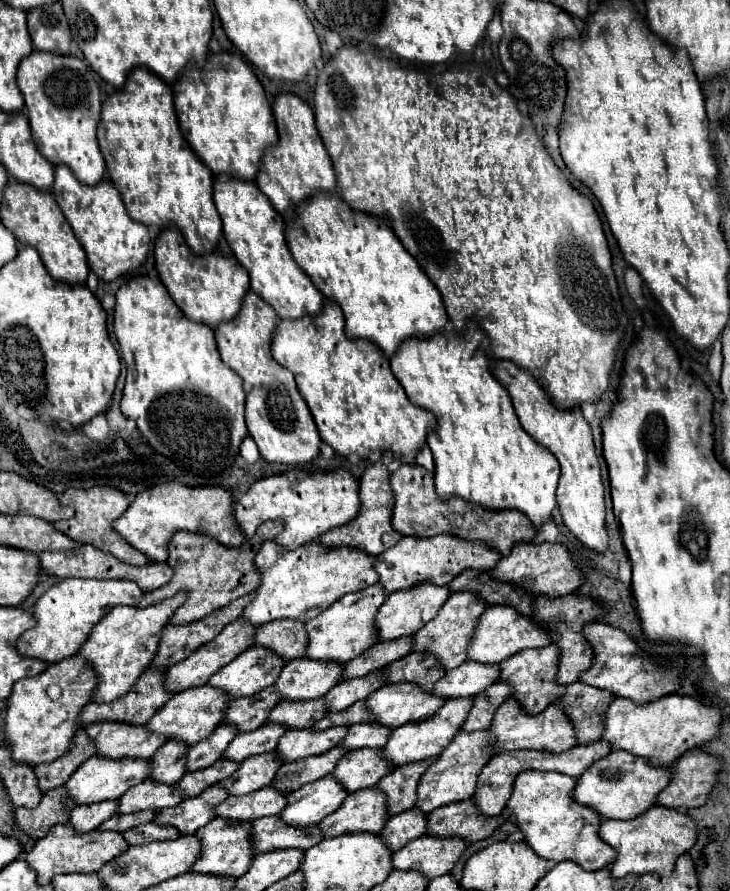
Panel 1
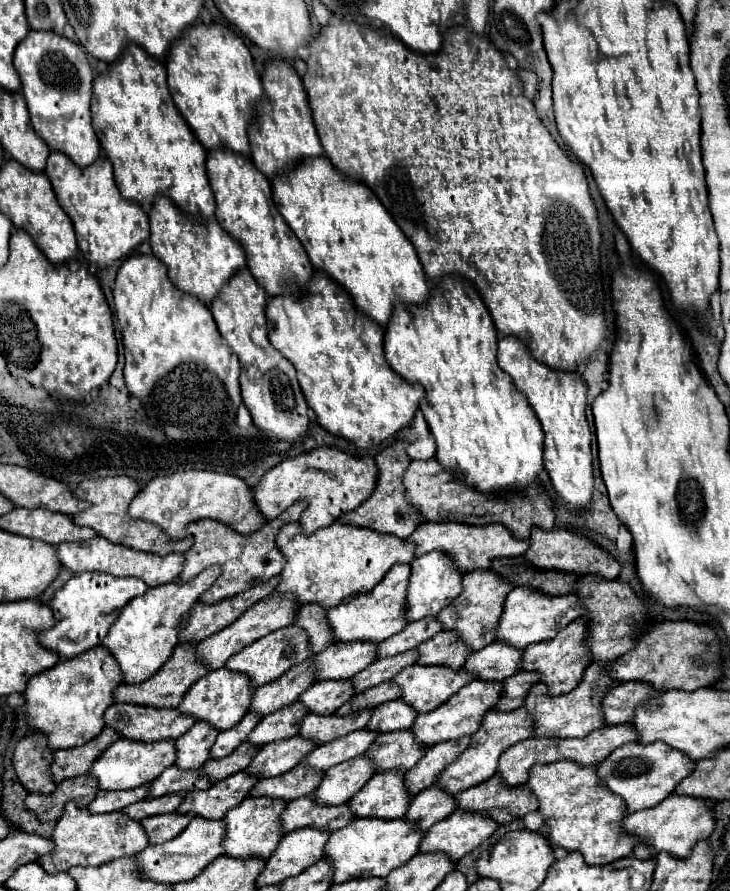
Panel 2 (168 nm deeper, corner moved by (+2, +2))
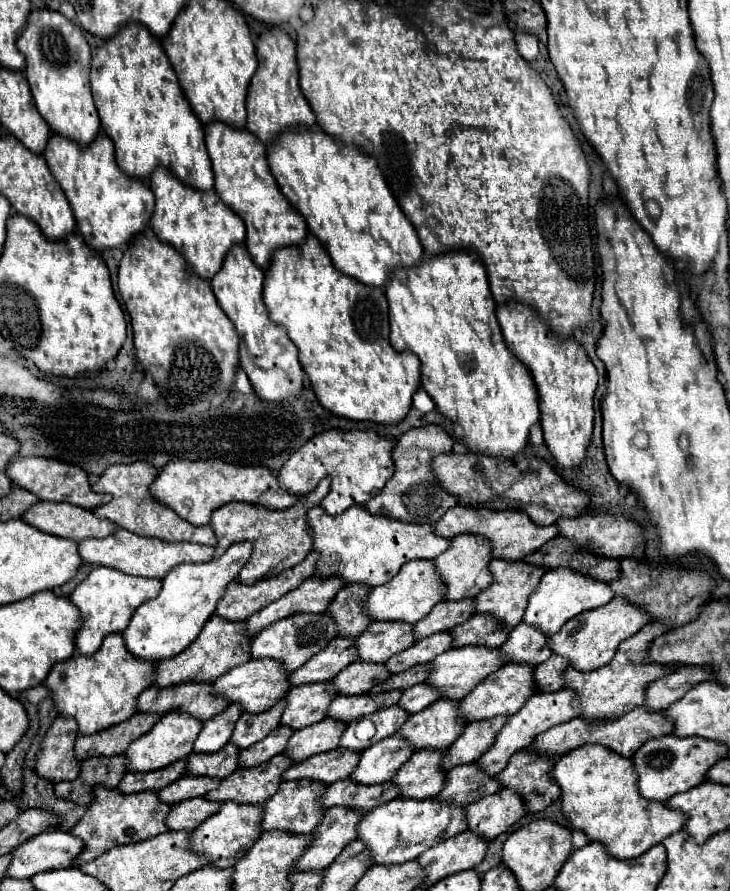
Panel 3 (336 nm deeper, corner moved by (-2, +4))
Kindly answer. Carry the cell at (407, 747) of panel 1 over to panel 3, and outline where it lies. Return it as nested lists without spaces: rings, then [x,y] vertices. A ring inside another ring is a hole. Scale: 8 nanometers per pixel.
[[[502,666],[494,674],[490,674],[484,682],[480,682],[462,702],[460,702],[460,714],[466,722],[484,720],[492,716],[510,716],[516,714],[522,708],[522,702],[534,694],[534,680],[530,678],[534,674],[534,666]]]

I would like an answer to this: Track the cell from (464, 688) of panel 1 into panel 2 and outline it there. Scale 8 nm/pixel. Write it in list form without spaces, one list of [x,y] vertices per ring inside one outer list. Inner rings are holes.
[[[492,642],[490,646],[472,652],[470,658],[464,662],[464,670],[474,674],[476,680],[486,682],[502,682],[506,676],[512,676],[520,670],[522,650],[508,648],[506,644]]]

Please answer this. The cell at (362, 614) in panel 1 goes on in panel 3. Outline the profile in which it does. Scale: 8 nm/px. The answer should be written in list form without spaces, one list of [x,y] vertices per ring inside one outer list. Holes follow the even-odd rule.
[[[410,560],[390,582],[372,588],[366,600],[366,612],[372,620],[400,620],[416,624],[424,616],[428,616],[428,612],[438,602],[442,602],[442,582],[438,582],[438,570],[434,570],[434,560]]]

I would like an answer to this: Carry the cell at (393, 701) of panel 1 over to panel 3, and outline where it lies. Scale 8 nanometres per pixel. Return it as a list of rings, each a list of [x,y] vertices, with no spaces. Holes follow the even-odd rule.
[[[462,646],[462,648],[450,648],[448,652],[440,654],[434,660],[434,670],[430,672],[426,684],[436,686],[442,692],[442,698],[450,700],[462,700],[478,682],[482,682],[486,676],[490,676],[494,670],[504,666],[504,662],[498,662],[498,648],[488,650],[488,646]]]

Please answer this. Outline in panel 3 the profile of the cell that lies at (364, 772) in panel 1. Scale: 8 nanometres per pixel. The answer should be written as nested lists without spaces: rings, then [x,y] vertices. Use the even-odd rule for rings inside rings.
[[[436,700],[418,714],[412,714],[404,726],[398,730],[406,740],[410,740],[418,750],[438,748],[446,750],[454,738],[462,732],[462,722],[458,722],[458,702]]]

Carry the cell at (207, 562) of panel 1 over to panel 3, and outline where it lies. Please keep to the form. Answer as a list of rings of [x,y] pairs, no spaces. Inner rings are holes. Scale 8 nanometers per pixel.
[[[324,478],[314,492],[302,496],[290,510],[262,510],[262,506],[246,506],[246,502],[232,502],[230,506],[222,506],[222,510],[216,510],[212,514],[210,526],[216,532],[218,544],[216,544],[216,558],[222,556],[224,550],[228,550],[234,542],[250,540],[254,544],[254,554],[250,556],[248,564],[242,568],[238,580],[244,584],[254,584],[262,580],[264,576],[276,576],[298,562],[302,562],[310,554],[310,530],[306,530],[306,512],[320,504],[322,498],[330,490],[330,478]]]

